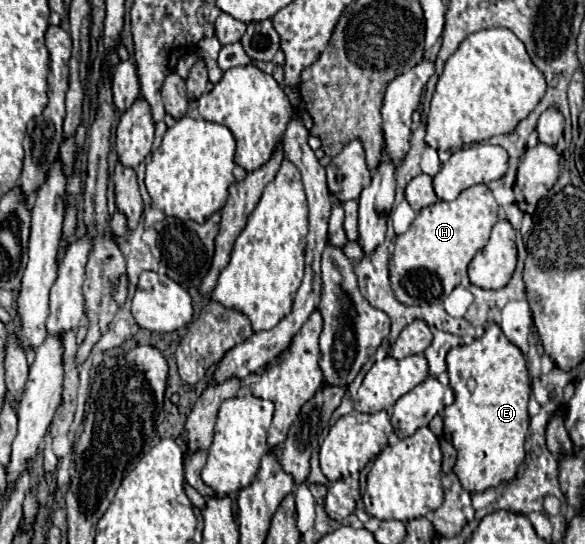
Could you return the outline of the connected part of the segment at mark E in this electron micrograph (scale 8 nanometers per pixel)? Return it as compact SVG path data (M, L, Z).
M492 323L486 327L484 337L474 339L470 345L454 347L448 357L448 375L450 387L454 389L454 403L442 411L444 435L452 441L458 451L458 461L454 465L454 473L458 475L462 487L468 493L482 493L484 489L492 489L492 485L502 485L504 481L514 481L518 469L524 463L524 443L528 435L528 397L530 397L530 377L526 369L524 355L516 345L512 345L502 329Z

